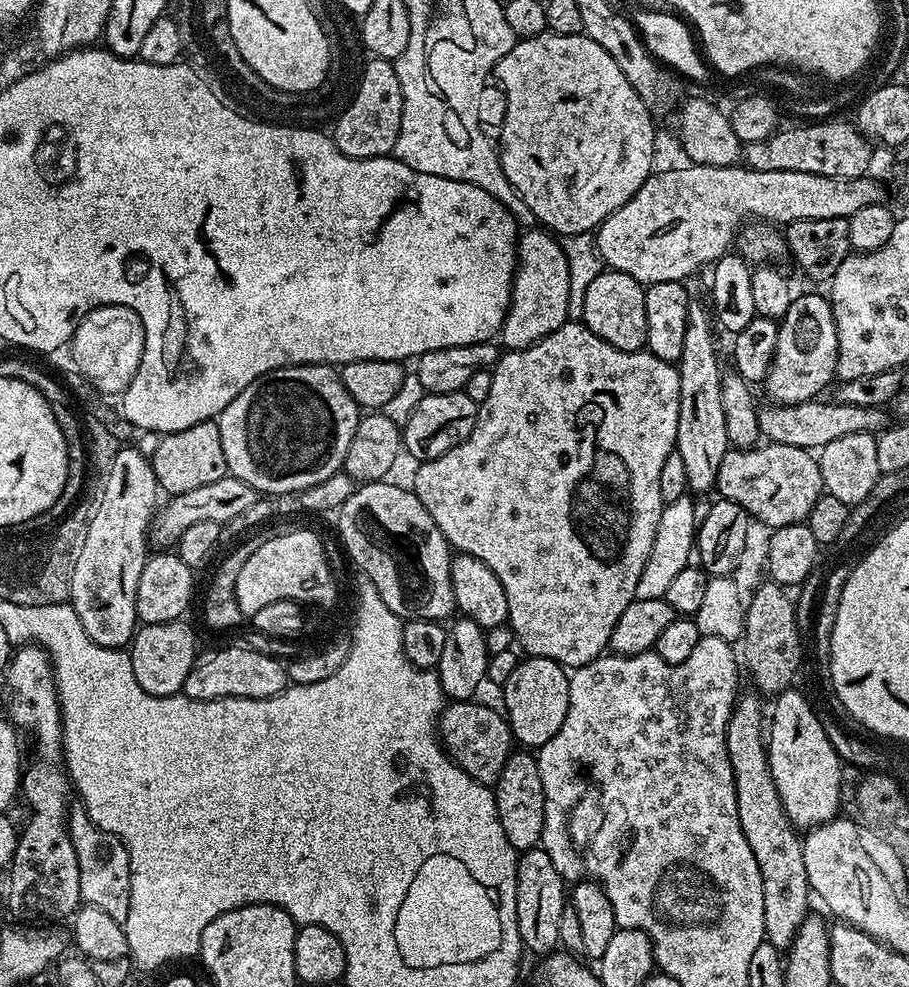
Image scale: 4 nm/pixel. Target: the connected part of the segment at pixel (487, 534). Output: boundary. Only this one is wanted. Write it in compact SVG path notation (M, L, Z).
M569 322L529 348L505 351L491 373L490 394L486 394L486 398L478 405L474 430L466 440L446 454L423 461L417 467L420 469L416 472L414 491L430 518L434 518L438 530L442 530L457 553L486 562L486 566L498 574L498 582L502 582L506 590L506 602L510 602L508 624L514 636L516 631L525 653L528 656L550 658L568 670L579 670L582 665L605 655L618 618L622 618L626 606L636 599L638 578L642 578L642 570L652 553L658 522L665 506L660 489L662 462L666 462L675 449L678 434L680 369L675 363L658 358L647 350L618 350L610 346L610 342L598 338L598 334L591 332L584 323Z

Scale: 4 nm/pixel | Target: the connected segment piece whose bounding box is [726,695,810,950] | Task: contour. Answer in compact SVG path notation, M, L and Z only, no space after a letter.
M752 696L746 697L745 700L743 697L732 710L726 734L726 750L736 783L740 825L746 834L746 842L750 842L750 850L754 850L754 858L762 874L764 935L767 943L778 949L787 950L791 948L792 939L795 938L804 917L810 912L808 908L810 869L808 870L808 864L804 861L804 848L796 837L799 836L797 829L792 827L784 813L780 795L774 786L774 778L770 774L765 709L763 712L759 702L755 700L757 697Z

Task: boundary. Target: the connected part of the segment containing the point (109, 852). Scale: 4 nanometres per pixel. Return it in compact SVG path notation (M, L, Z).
M82 806L69 811L68 831L78 854L81 901L89 907L105 910L114 921L124 923L130 906L129 854L124 844L116 835L98 827Z

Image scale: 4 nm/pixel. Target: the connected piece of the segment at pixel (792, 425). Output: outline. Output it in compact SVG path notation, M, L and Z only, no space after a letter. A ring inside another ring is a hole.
M824 398L807 400L801 404L785 404L783 406L768 406L759 413L760 431L773 444L798 446L809 450L819 450L826 442L834 442L834 438L846 438L846 434L871 432L879 434L889 427L890 419L884 413L883 407L867 404L827 404Z

